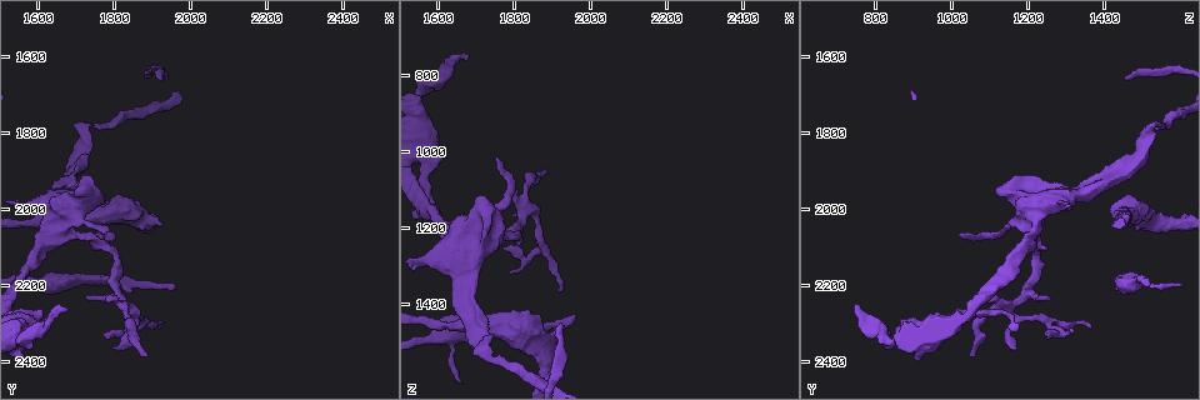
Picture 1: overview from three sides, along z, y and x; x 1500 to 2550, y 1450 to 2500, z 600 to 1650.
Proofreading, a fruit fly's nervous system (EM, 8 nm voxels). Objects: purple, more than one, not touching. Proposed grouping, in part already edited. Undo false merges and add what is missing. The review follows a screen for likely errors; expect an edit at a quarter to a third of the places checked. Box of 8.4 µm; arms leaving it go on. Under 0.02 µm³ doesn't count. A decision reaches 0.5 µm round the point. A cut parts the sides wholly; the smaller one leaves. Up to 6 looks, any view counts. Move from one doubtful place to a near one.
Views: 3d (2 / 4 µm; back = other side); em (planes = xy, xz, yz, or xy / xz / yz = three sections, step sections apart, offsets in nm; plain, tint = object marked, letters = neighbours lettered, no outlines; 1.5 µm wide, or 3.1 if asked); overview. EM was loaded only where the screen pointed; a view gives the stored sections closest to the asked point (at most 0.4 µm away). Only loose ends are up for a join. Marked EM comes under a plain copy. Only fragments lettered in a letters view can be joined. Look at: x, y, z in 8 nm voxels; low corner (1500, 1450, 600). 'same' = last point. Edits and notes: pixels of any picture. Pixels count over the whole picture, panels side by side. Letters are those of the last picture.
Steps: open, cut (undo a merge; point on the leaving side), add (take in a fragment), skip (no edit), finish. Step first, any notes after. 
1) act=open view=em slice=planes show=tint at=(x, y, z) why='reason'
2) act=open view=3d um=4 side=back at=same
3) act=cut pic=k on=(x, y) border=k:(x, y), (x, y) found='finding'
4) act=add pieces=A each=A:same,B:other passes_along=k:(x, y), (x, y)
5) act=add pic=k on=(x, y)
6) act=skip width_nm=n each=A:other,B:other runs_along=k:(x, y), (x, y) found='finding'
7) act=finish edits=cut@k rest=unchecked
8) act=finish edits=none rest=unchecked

act=open view=3d um=2 at=(1750, 1780, 1550) why='abrupt turn'

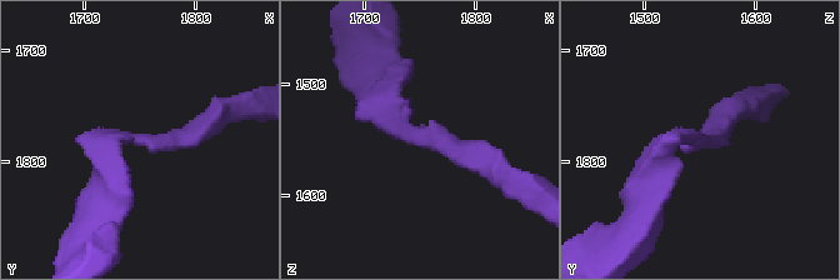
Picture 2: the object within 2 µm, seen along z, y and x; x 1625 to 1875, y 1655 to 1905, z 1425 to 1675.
act=open view=em slice=xy step=4 show=letters at=(1748, 1778, 1546) why='now the EM'

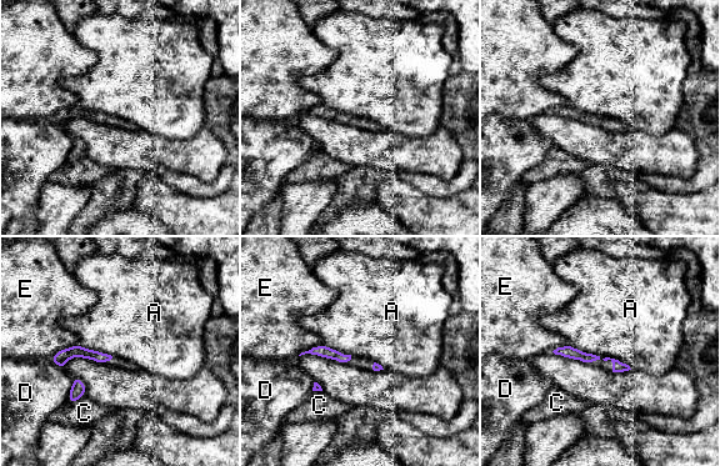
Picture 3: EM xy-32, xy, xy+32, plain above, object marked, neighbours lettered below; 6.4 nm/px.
act=open view=em slice=planes show=letters at=same why='another direction'

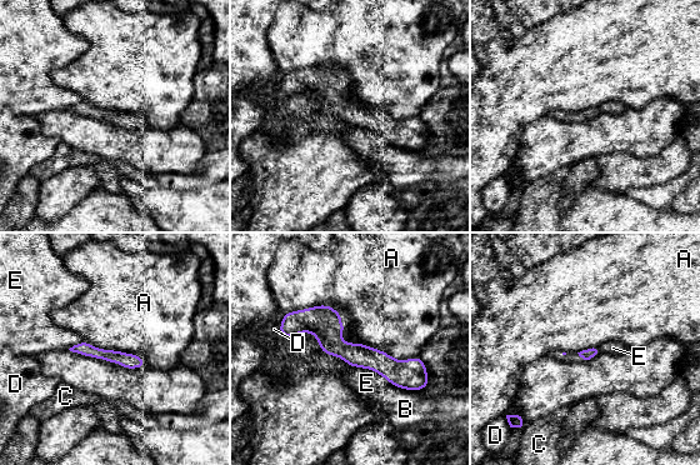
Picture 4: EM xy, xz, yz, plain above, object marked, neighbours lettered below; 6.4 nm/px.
act=skip longest_contact=A:440nm each=A:other,B:other,C:other,D:other,E:other runs_along=4:(285, 319), (423, 371) found='all the same neuron'

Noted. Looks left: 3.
act=open view=3d um=4 at=(1815, 2120, 1220)

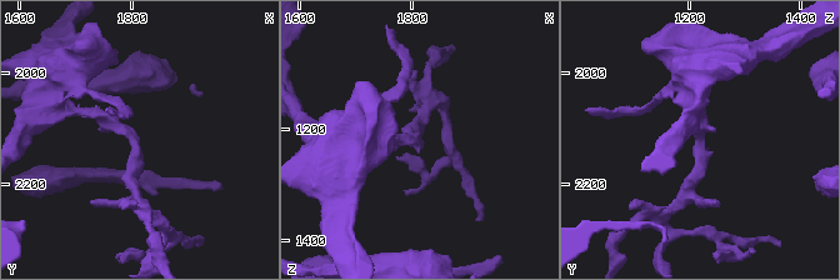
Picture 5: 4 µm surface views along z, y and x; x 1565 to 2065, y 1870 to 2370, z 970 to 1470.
act=open view=em slice=xy step=4 show=letters at=(1805, 2120, 1225) arm_widths_nm=170,190

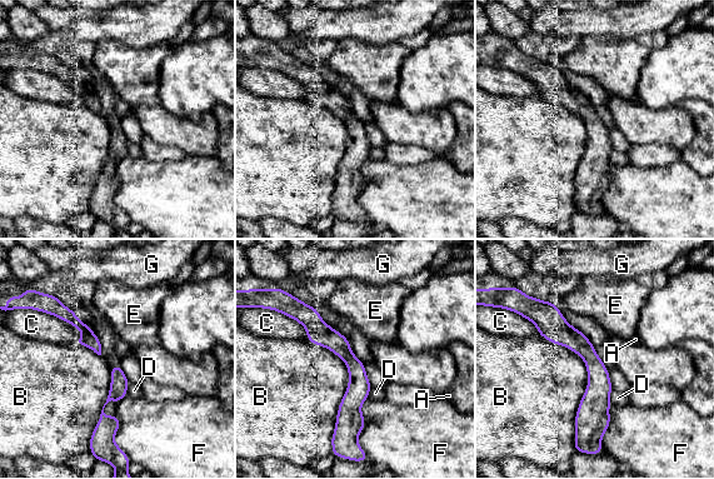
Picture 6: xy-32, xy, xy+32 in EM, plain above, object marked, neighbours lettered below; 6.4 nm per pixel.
act=skip width_nm=80 each=A:other,B:other,C:other,D:other,E:other,F:other,G:other runs_along=6:(547, 304), (595, 367), (595, 434) found='all the same neuron'

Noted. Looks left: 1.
act=finish edits=none rest=unchecked

